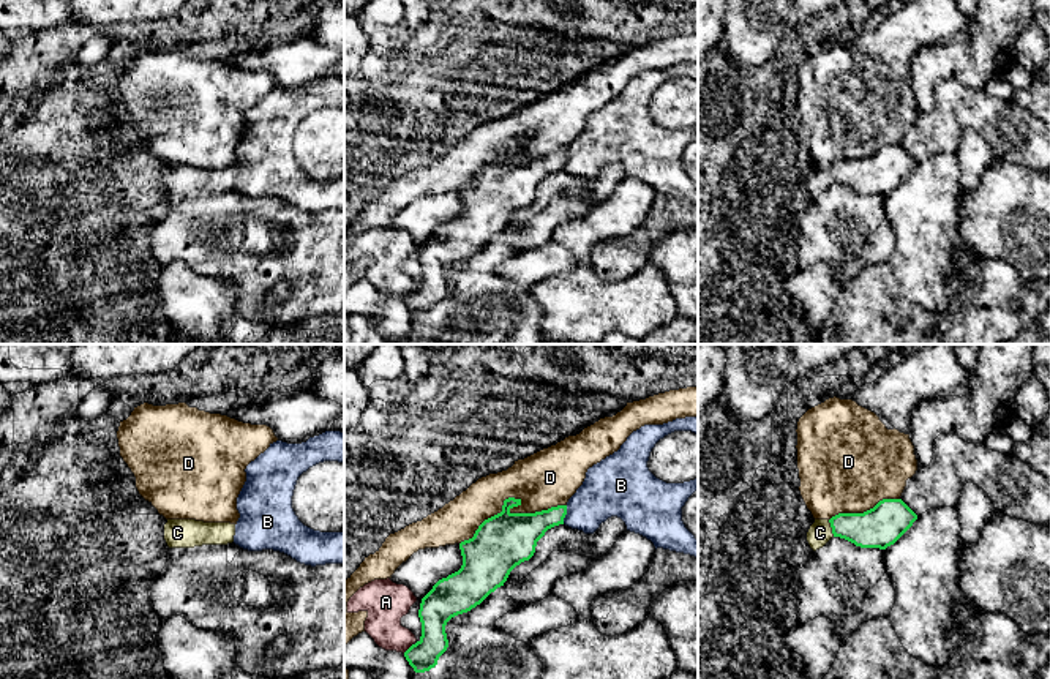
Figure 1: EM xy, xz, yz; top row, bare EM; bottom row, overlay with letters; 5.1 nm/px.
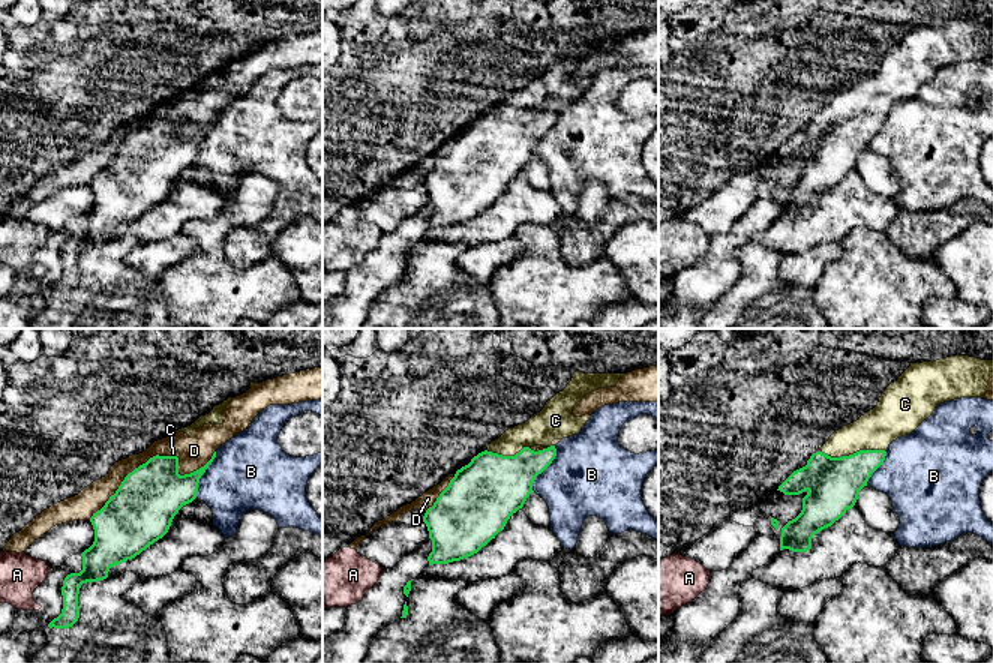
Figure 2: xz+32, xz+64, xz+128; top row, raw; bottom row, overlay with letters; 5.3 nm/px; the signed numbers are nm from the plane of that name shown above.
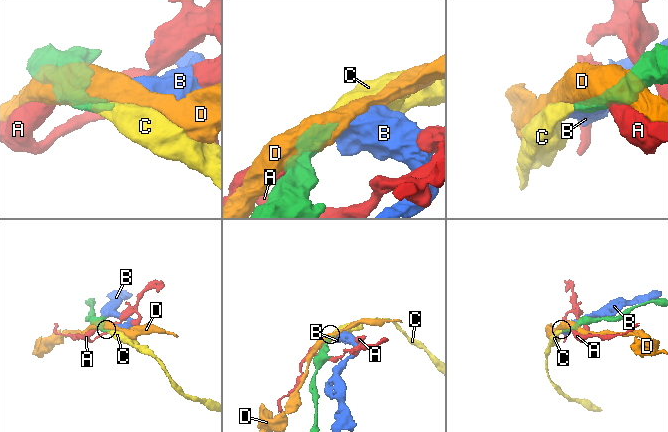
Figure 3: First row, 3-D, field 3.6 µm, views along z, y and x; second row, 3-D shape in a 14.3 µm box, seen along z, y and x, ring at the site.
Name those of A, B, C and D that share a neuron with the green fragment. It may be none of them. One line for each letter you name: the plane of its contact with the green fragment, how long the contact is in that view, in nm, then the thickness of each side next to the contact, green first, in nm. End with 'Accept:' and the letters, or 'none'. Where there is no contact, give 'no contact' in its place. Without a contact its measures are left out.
C: yz | 90 nm | 200/120 nm
Accept: C

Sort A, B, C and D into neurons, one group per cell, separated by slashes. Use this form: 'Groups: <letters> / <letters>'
Groups: A / B / C / D

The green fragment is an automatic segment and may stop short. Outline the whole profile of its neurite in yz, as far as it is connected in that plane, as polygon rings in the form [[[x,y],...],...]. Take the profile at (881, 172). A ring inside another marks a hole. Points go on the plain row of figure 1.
[[[883,145],[864,159],[838,159],[831,166],[815,166],[807,178],[813,197],[832,183],[845,185],[861,194],[886,196],[917,166],[902,145]]]

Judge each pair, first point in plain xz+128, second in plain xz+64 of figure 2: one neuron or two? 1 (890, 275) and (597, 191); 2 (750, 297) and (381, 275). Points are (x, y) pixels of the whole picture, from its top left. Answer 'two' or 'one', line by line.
1: one
2: two

